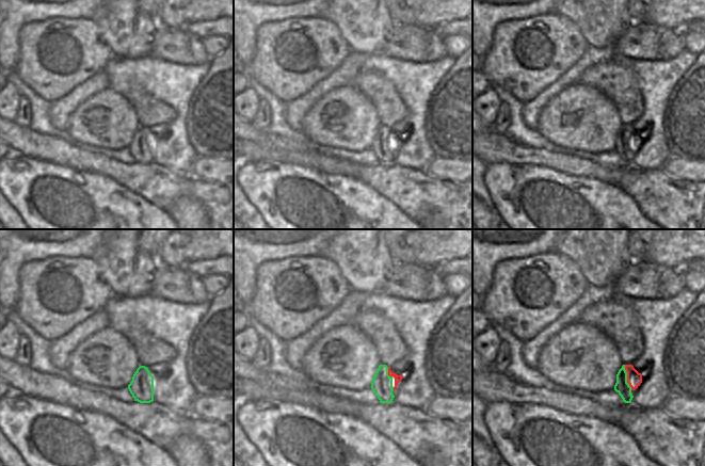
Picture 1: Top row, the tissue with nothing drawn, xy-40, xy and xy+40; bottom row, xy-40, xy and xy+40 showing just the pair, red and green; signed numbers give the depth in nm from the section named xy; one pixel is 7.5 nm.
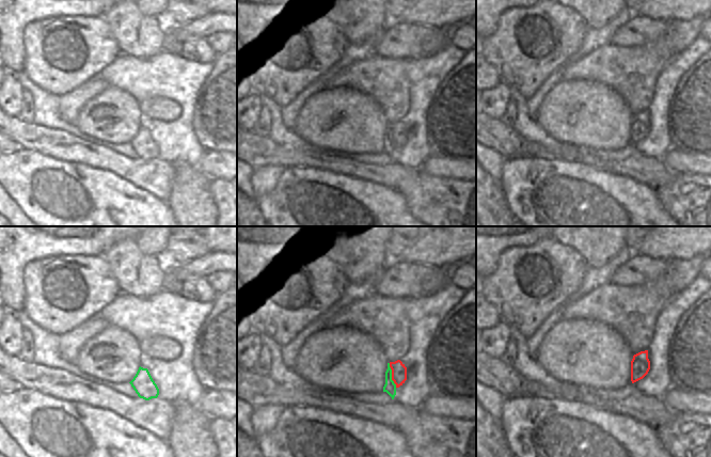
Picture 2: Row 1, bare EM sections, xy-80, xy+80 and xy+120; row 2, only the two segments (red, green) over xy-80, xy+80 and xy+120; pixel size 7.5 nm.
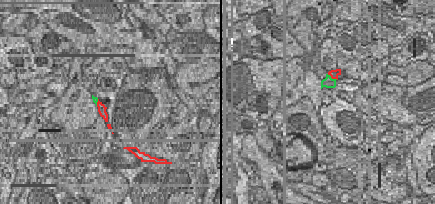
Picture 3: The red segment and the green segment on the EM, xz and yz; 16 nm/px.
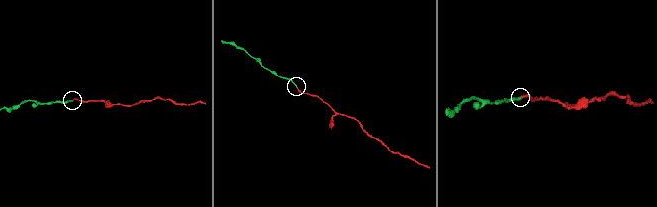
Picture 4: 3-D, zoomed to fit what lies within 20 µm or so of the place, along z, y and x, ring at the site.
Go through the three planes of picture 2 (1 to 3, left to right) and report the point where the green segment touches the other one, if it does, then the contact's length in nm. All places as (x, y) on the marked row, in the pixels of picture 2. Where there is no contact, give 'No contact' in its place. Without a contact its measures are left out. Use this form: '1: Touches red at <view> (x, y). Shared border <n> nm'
1: No contact
2: Touches red at xy+80 (392, 375). Shared border 190 nm
3: No contact.

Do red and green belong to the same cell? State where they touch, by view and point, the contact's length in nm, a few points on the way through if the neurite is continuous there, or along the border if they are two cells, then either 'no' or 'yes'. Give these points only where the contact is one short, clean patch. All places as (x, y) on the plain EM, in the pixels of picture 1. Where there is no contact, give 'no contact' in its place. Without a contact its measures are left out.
xy+40 (627, 139) | 200 nm | across xy+40 (634, 139), (627, 139), (622, 147) | yes

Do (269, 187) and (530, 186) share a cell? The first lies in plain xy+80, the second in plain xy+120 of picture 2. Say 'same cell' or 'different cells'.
same cell

